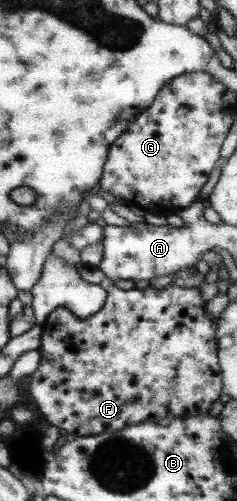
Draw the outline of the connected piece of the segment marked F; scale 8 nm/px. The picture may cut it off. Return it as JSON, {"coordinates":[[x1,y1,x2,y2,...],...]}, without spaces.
{"coordinates":[[79,264,77,271,82,280,105,290,105,301,98,312,86,319,78,319,66,308,59,307,44,320,38,368,28,376,26,386,41,420,64,430,69,437,94,436,103,430,120,430,150,418,186,417,208,412,221,393,215,336,218,318,208,316,206,302,200,298,198,288,169,284,162,289,148,286,122,290,116,288,98,266]]}

